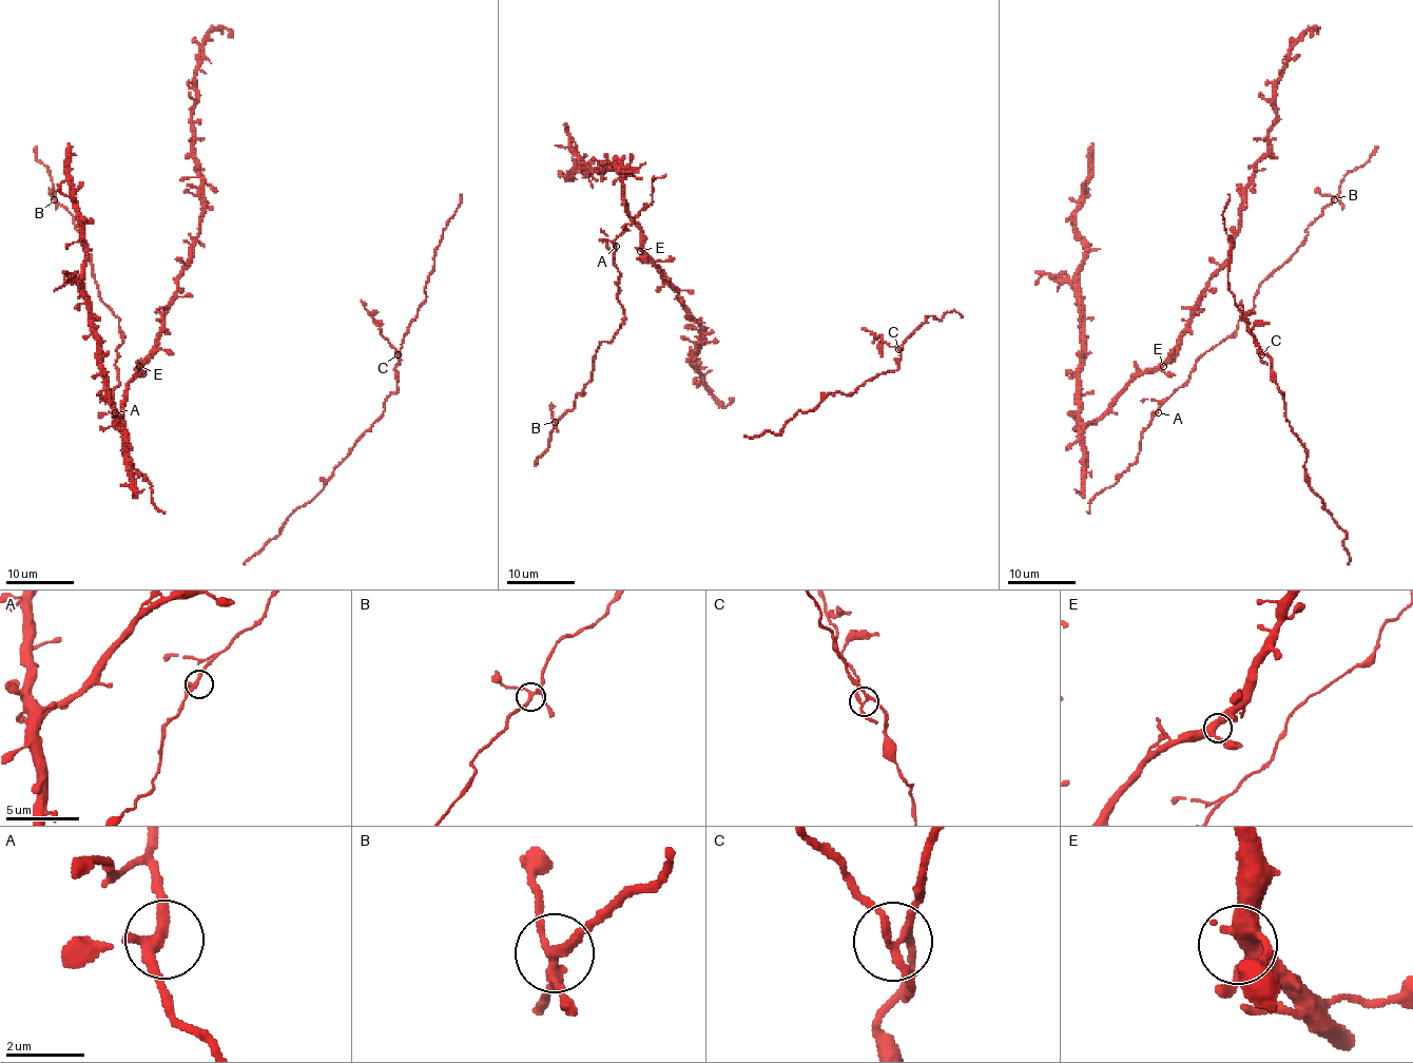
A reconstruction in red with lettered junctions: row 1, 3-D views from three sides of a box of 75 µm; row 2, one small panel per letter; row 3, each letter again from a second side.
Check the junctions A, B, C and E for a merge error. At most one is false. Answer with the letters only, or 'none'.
C

